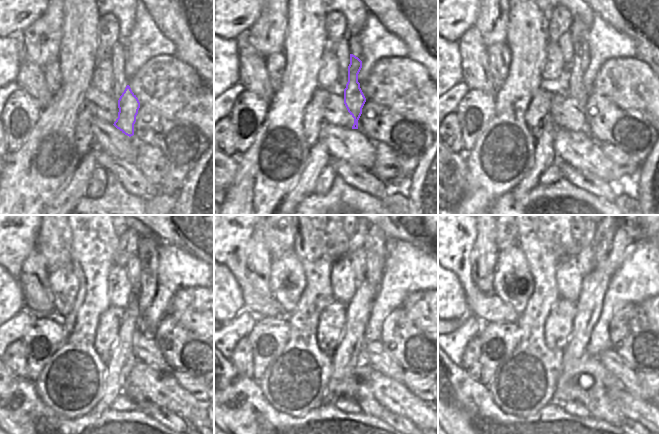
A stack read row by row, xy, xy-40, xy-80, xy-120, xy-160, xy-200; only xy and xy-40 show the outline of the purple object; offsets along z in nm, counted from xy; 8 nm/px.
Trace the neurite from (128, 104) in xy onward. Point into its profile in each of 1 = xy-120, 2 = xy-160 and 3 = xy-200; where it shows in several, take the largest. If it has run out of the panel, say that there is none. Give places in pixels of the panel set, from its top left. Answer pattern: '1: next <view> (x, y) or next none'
1: next xy-120 (134, 265)
2: next xy-160 (358, 257)
3: next xy-200 (585, 257)

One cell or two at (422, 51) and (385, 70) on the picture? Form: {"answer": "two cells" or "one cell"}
{"answer": "two cells"}

